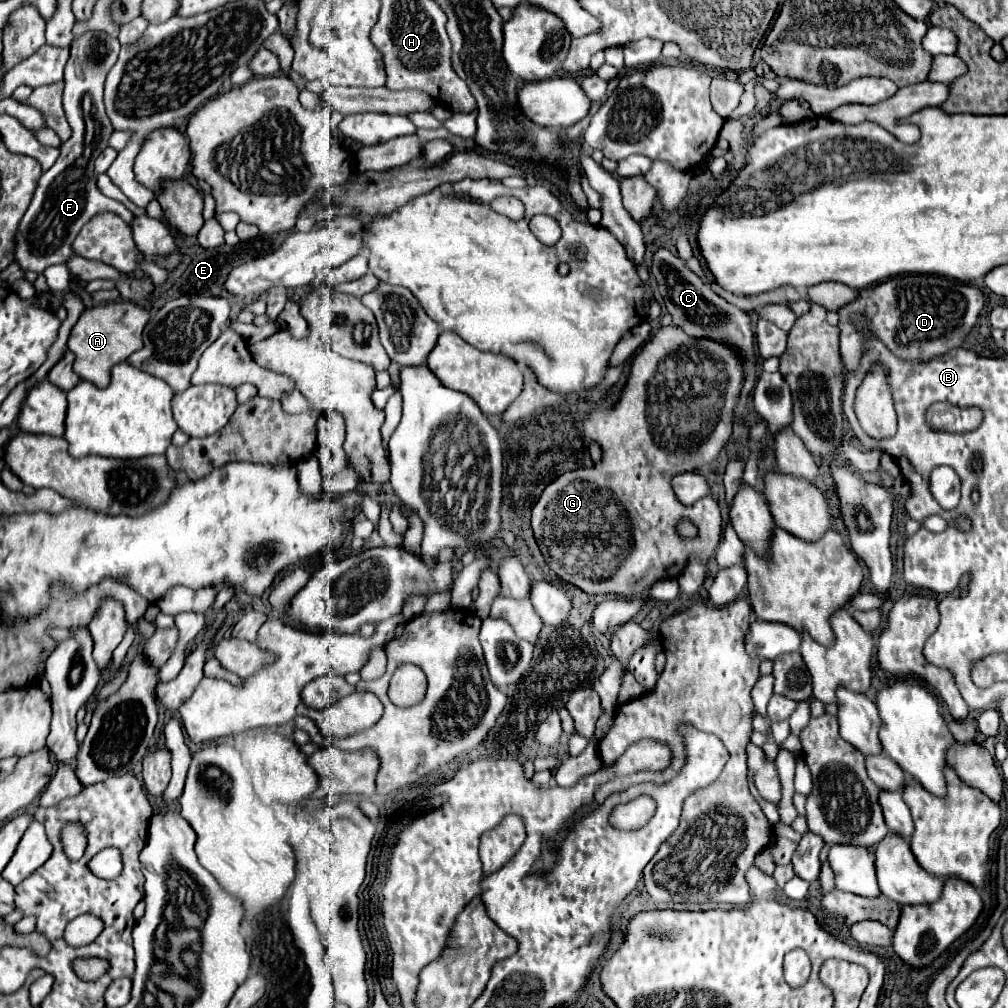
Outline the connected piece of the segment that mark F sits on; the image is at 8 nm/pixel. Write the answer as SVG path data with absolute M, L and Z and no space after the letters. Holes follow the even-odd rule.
M86 33L70 47L70 59L64 69L62 105L72 127L72 137L60 147L58 161L46 173L42 173L30 207L18 223L18 231L14 237L14 261L20 265L22 271L42 273L50 265L66 263L66 259L72 255L72 243L78 231L96 213L112 211L126 223L134 219L134 215L120 201L108 199L100 195L100 191L96 191L96 175L92 165L92 161L106 149L106 141L114 131L104 111L102 87L108 71L116 63L118 51L118 39L112 39L106 33ZM86 97L90 97L90 105L84 103Z

